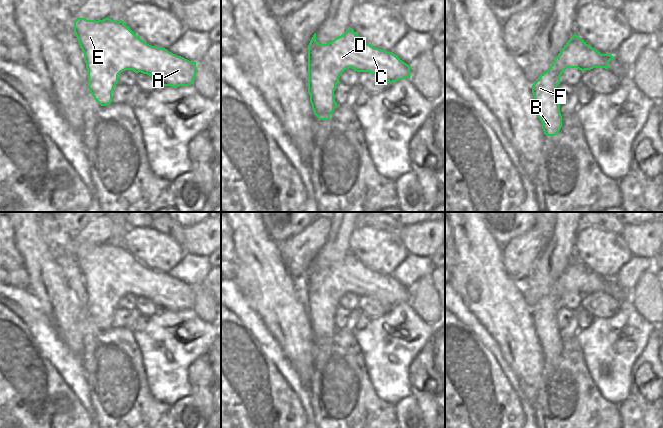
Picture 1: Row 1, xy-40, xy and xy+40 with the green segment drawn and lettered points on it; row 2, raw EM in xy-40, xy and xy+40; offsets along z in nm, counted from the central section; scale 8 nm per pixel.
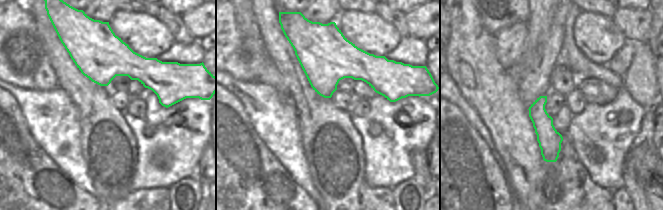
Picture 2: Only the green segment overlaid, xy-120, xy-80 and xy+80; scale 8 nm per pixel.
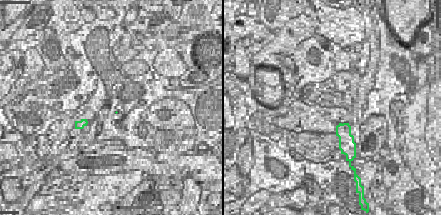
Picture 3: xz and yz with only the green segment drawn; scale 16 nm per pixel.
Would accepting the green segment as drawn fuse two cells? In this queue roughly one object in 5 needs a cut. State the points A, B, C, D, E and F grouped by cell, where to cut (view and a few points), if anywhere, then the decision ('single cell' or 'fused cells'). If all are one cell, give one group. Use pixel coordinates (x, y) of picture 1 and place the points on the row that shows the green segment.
A B C D E F; no cut; single cell

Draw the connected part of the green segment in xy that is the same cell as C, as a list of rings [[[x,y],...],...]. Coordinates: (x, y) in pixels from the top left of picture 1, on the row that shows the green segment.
[[[351,28],[327,44],[319,44],[315,33],[307,58],[308,93],[319,120],[329,120],[338,106],[334,91],[340,75],[349,68],[375,74],[390,84],[410,78],[411,66],[392,52],[371,46]]]

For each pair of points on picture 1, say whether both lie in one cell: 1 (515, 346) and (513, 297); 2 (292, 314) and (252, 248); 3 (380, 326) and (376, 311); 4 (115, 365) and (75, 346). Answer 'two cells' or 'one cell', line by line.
1: one cell
2: one cell
3: two cells
4: two cells

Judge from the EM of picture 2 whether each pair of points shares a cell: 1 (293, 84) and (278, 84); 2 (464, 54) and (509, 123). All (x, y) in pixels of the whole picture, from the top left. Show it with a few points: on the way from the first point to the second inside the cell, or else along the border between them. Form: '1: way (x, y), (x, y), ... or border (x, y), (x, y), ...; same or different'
1: border (273, 64), (289, 95); different
2: way (476, 71), (480, 78), (494, 92), (500, 106); same

